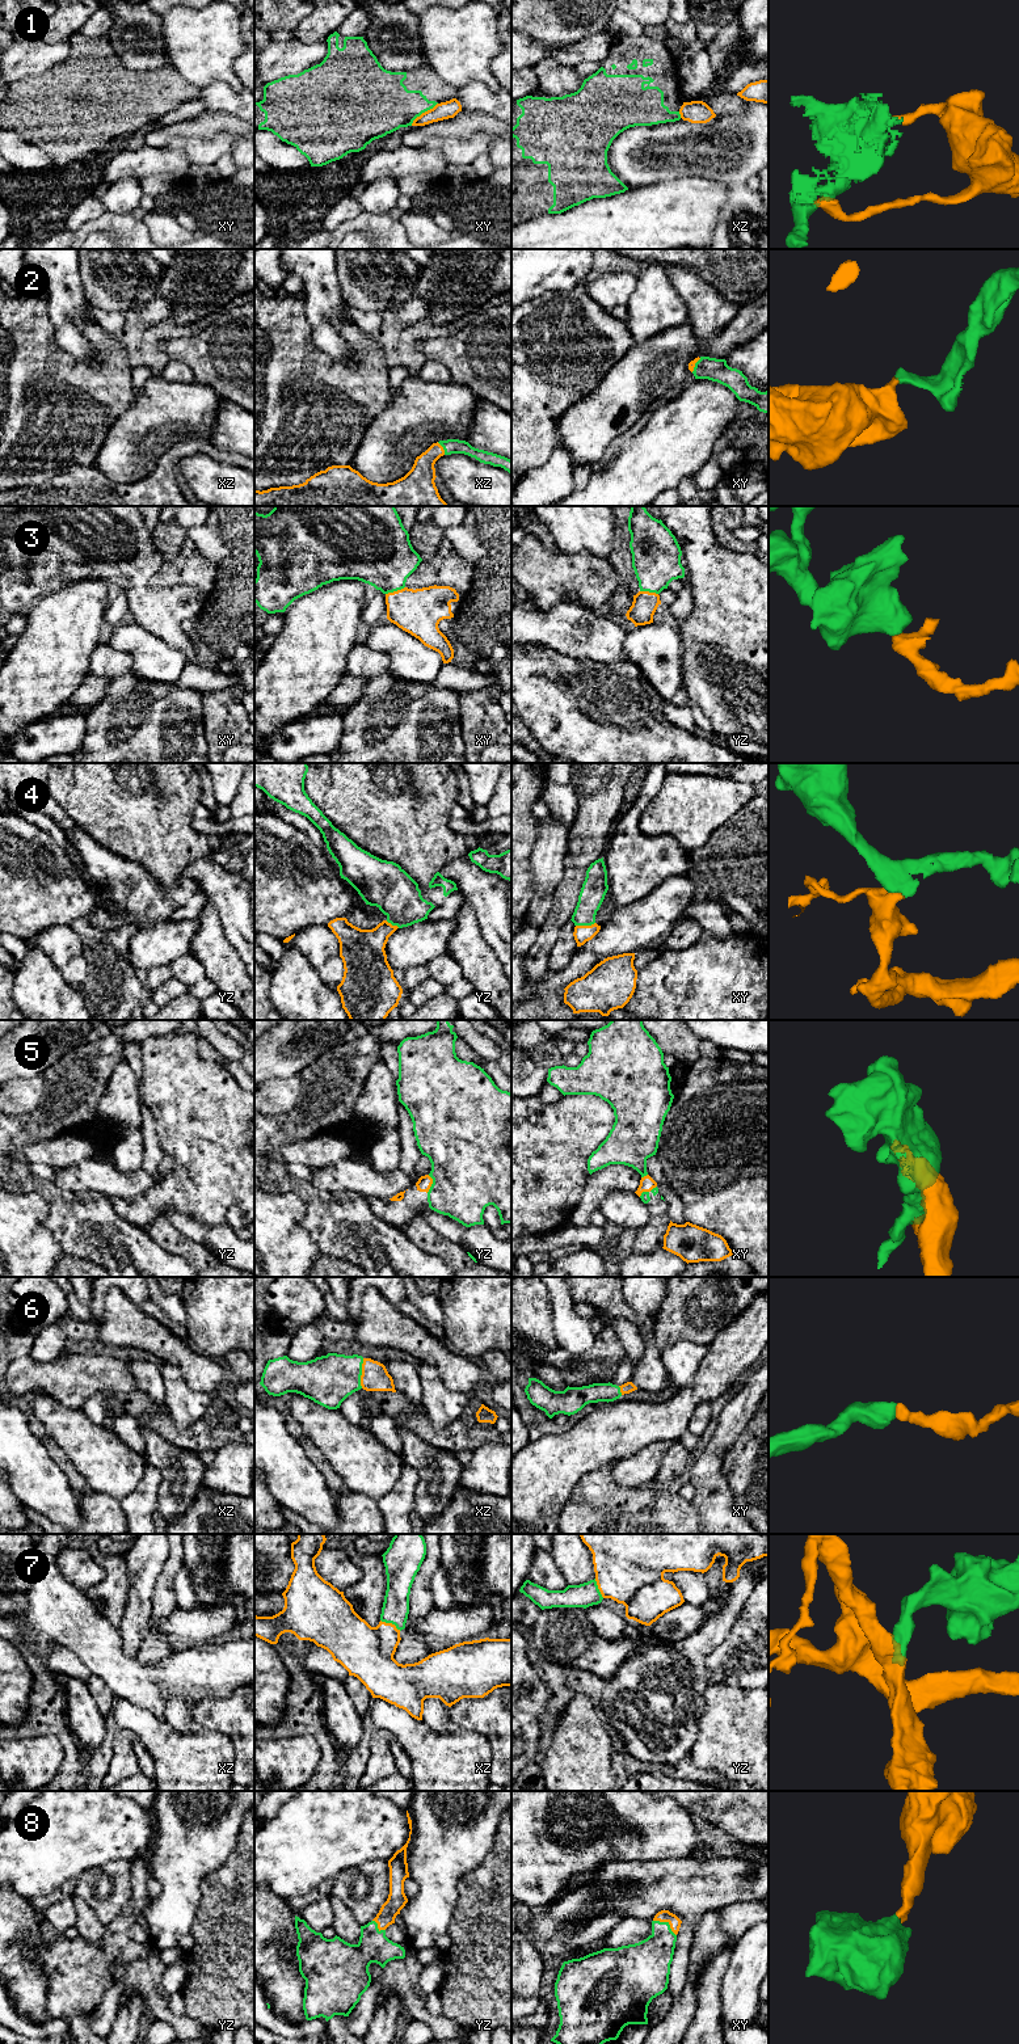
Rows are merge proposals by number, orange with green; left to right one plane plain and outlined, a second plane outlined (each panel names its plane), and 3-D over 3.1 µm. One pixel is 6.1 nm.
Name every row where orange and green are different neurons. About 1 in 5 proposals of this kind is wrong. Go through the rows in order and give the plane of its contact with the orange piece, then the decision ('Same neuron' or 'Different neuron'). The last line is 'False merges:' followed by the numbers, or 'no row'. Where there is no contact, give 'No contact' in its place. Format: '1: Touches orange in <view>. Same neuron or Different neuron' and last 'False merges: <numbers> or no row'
1: Touches orange in xy. Different neuron
2: Touches orange in xz. Same neuron
3: Touches orange in xy. Same neuron
4: Touches orange in xy. Same neuron
5: Touches orange in yz. Same neuron
6: Touches orange in xz. Same neuron
7: Touches orange in xz. Same neuron
8: Touches orange in xy. Same neuron
False merges: 1

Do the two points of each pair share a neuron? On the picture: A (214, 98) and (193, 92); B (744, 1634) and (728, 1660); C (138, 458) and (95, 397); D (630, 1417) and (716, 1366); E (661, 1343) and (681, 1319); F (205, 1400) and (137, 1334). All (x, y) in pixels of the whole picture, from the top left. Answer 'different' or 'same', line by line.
A: different
B: same
C: different
D: same
E: same
F: different

